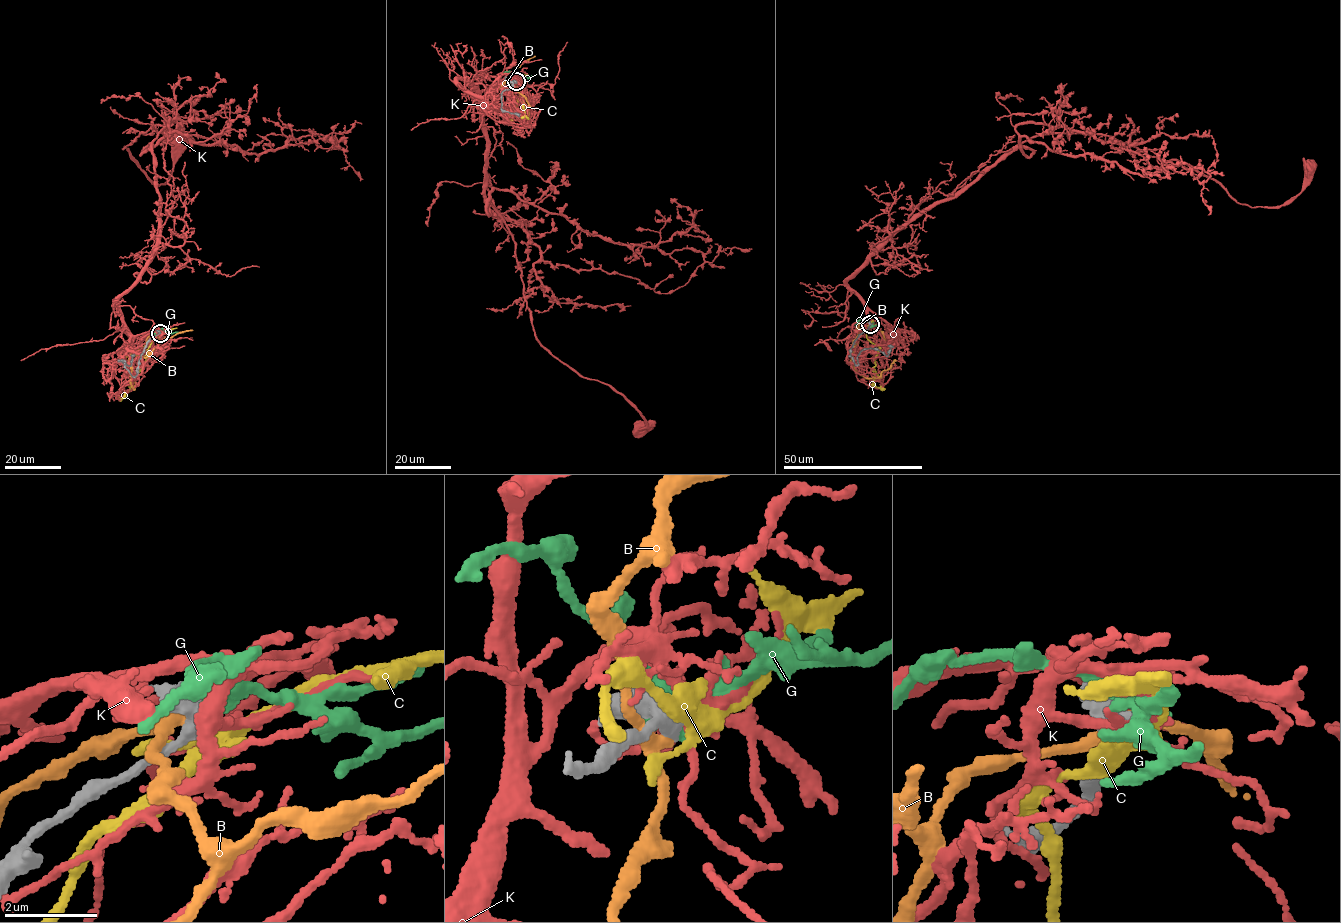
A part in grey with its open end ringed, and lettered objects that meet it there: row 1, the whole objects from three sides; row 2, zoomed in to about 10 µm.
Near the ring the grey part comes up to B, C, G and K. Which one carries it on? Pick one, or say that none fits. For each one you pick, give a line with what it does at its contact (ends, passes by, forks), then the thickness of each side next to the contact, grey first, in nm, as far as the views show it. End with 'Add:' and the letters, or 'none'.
Add: none

